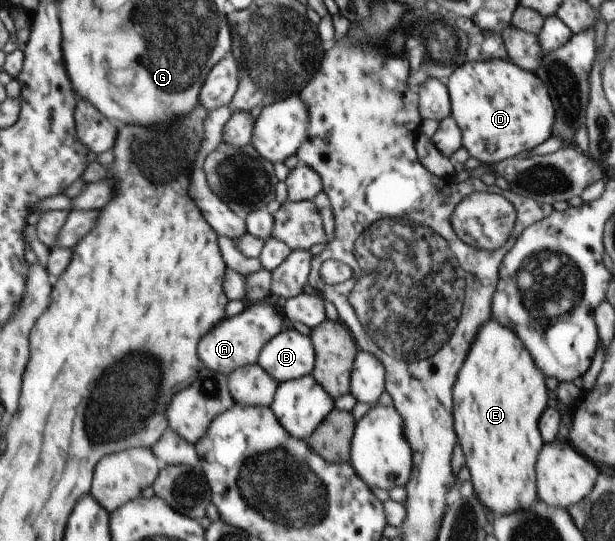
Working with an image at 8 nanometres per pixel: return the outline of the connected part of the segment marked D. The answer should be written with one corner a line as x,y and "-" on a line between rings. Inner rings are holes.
509,58
466,61
446,80
451,116
462,132
462,146
482,163
522,156
551,135
555,108
544,82

